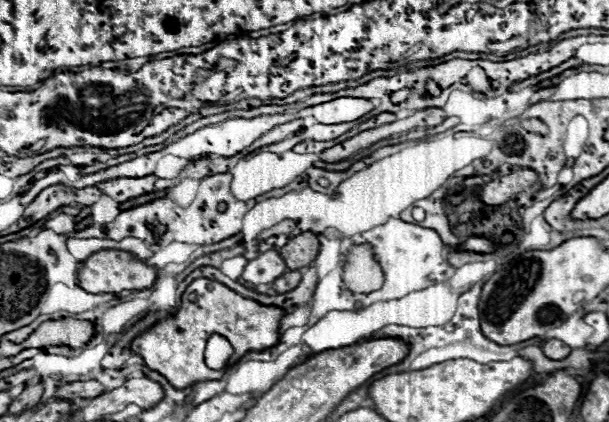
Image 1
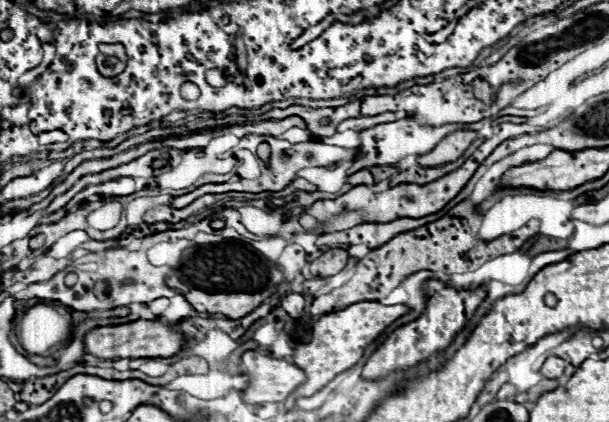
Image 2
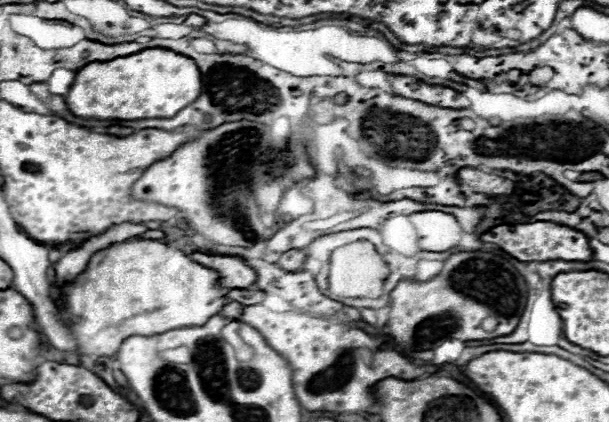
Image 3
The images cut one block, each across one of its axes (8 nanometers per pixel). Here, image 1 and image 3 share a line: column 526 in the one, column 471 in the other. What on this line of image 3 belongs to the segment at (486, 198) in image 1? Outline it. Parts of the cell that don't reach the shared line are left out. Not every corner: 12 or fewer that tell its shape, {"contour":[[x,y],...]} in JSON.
{"contour":[[474,168],[458,170],[458,180],[474,192],[512,194],[514,184]]}

